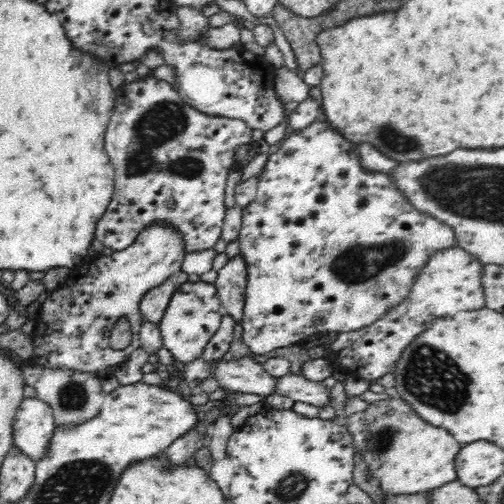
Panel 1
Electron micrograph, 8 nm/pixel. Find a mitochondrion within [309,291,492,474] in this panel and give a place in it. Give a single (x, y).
(431, 376)

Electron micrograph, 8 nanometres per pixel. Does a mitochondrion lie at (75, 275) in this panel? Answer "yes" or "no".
no

